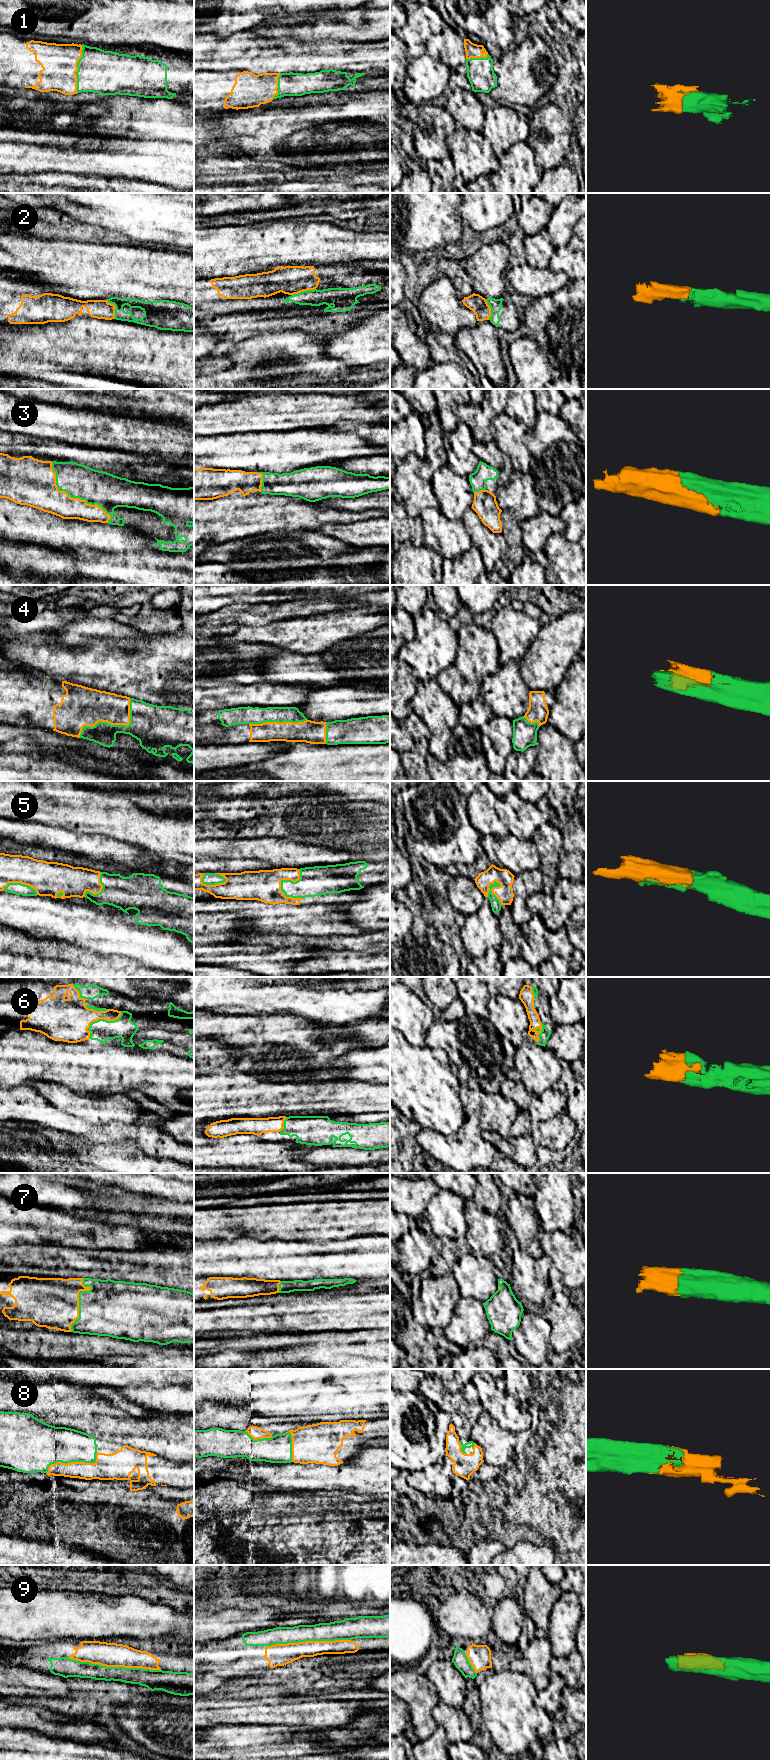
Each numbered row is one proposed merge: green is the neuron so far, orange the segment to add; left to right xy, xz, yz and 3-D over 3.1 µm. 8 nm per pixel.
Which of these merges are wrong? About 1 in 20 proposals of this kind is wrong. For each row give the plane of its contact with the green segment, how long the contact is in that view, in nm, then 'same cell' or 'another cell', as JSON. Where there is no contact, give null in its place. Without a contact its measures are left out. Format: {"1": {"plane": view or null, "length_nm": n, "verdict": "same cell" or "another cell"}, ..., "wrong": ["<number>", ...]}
{"1": {"plane": "xy", "length_nm": 380, "verdict": "same cell"}, "2": {"plane": "xz", "length_nm": 200, "verdict": "same cell"}, "3": {"plane": "xy", "length_nm": 650, "verdict": "same cell"}, "4": {"plane": "xy", "length_nm": 500, "verdict": "same cell"}, "5": {"plane": "xz", "length_nm": 260, "verdict": "same cell"}, "6": {"plane": "xy", "length_nm": 340, "verdict": "same cell"}, "7": {"plane": "xy", "length_nm": 440, "verdict": "same cell"}, "8": {"plane": "xy", "length_nm": 440, "verdict": "same cell"}, "9": {"plane": "xy", "length_nm": 750, "verdict": "same cell"}, "wrong": []}

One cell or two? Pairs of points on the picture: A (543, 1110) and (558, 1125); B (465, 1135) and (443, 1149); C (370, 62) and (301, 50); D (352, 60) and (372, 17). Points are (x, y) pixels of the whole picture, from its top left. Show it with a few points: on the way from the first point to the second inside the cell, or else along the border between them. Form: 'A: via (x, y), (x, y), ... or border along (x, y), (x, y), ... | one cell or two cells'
A: border along (564, 1110), (539, 1121), (533, 1121), (527, 1112) | two cells
B: via (463, 1141), (455, 1149), (449, 1149) | one cell
C: via (353, 57), (318, 55) | one cell
D: border along (337, 40), (379, 41) | two cells

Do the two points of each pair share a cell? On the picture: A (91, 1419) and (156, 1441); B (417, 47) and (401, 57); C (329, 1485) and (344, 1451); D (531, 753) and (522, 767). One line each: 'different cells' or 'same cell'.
A: same cell
B: different cells
C: different cells
D: same cell

